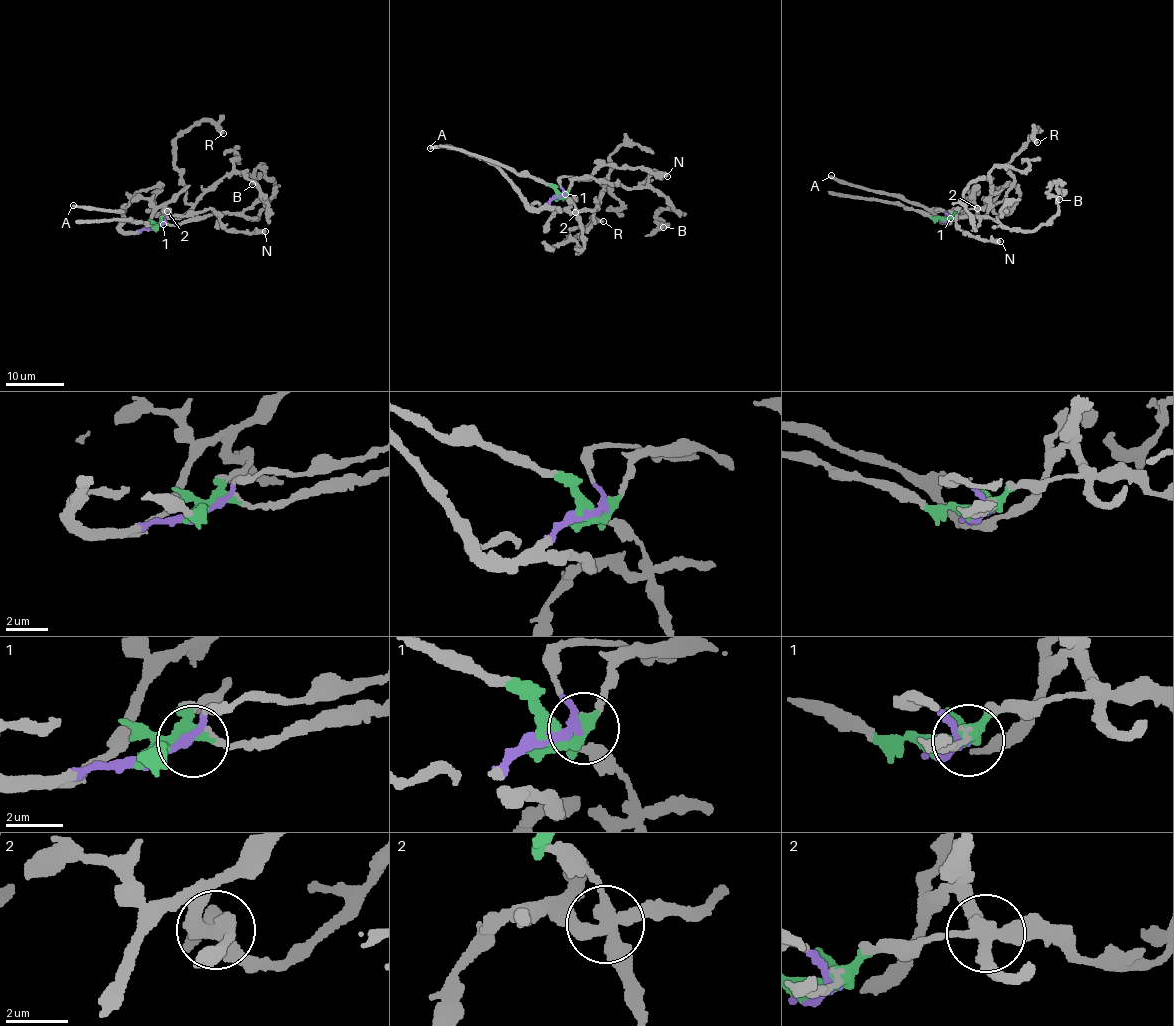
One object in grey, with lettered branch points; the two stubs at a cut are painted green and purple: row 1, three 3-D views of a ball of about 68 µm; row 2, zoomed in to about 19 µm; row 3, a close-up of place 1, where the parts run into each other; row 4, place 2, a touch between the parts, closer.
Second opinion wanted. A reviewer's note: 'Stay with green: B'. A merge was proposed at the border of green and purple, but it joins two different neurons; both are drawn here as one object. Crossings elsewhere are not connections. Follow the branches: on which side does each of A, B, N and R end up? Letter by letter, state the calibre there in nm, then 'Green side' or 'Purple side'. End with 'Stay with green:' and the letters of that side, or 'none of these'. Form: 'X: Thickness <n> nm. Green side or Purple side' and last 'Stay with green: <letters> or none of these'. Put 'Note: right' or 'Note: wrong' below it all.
A: Thickness 320 nm. Purple side
B: Thickness 320 nm. Green side
N: Thickness 420 nm. Purple side
R: Thickness 360 nm. Purple side
Stay with green: B
Note: right

